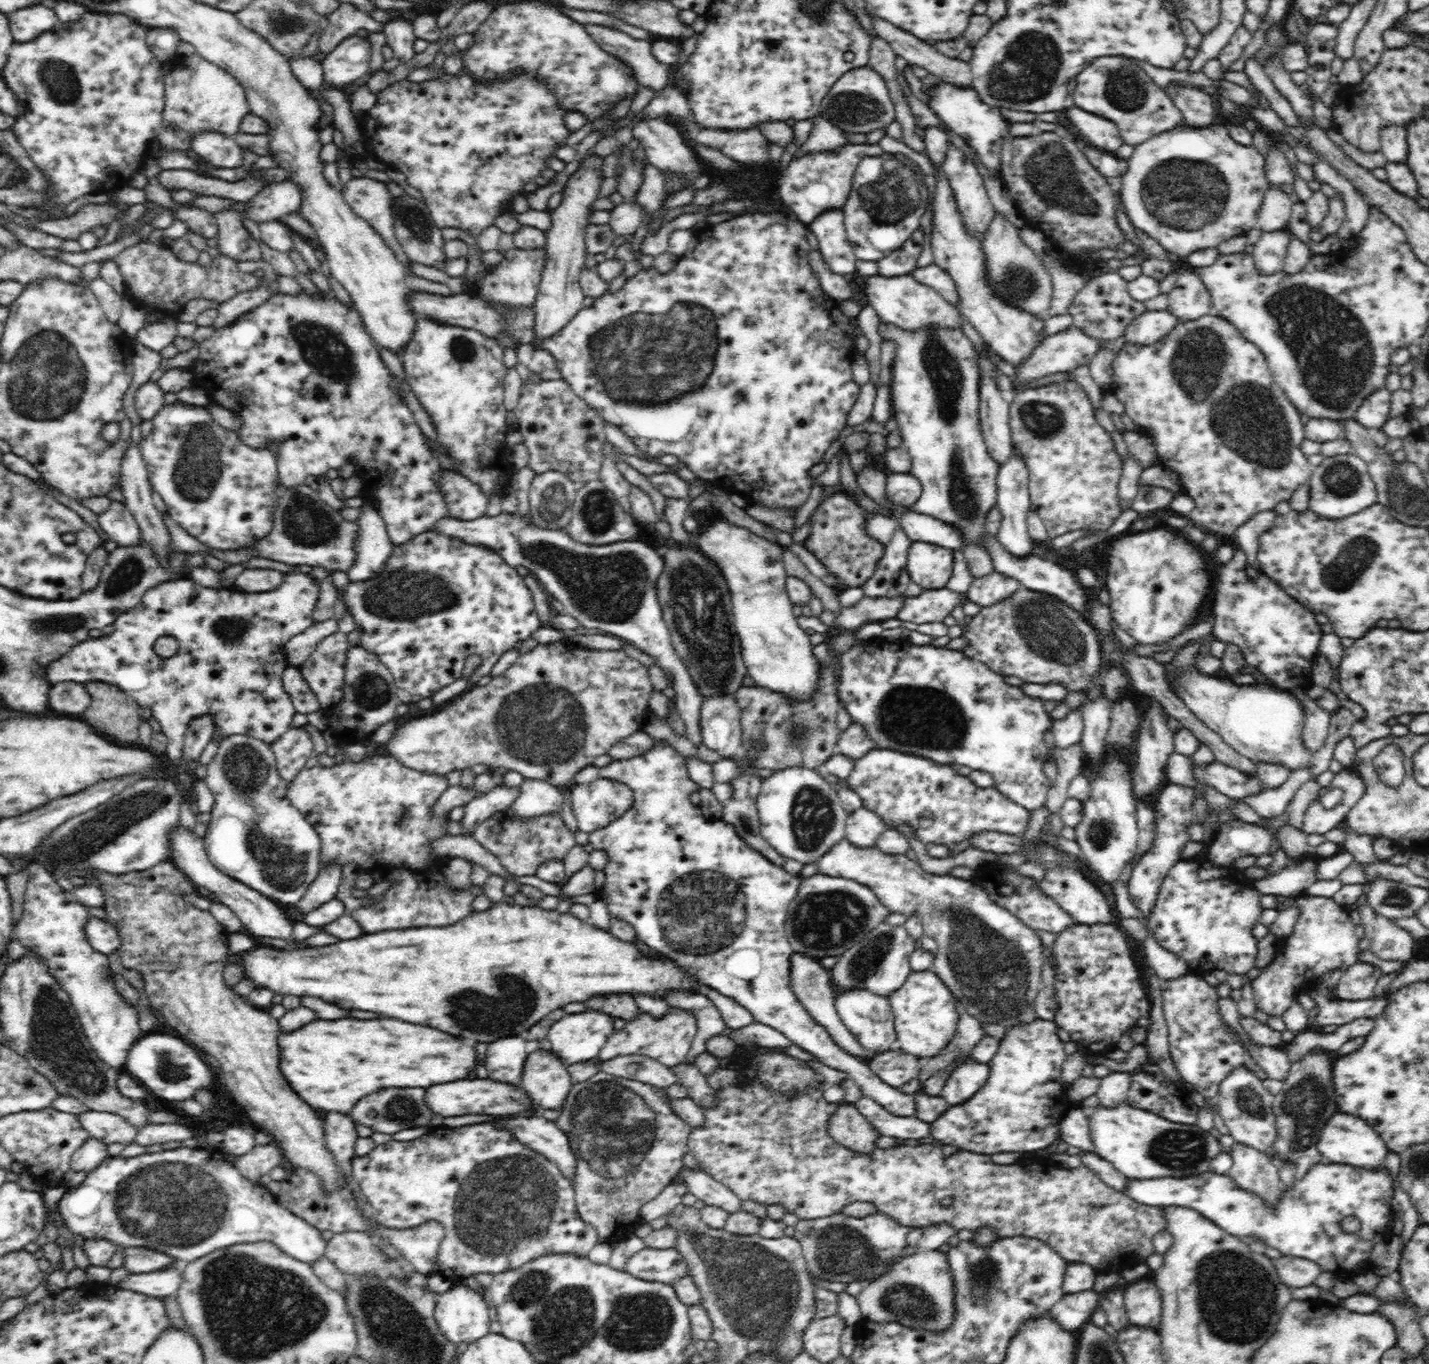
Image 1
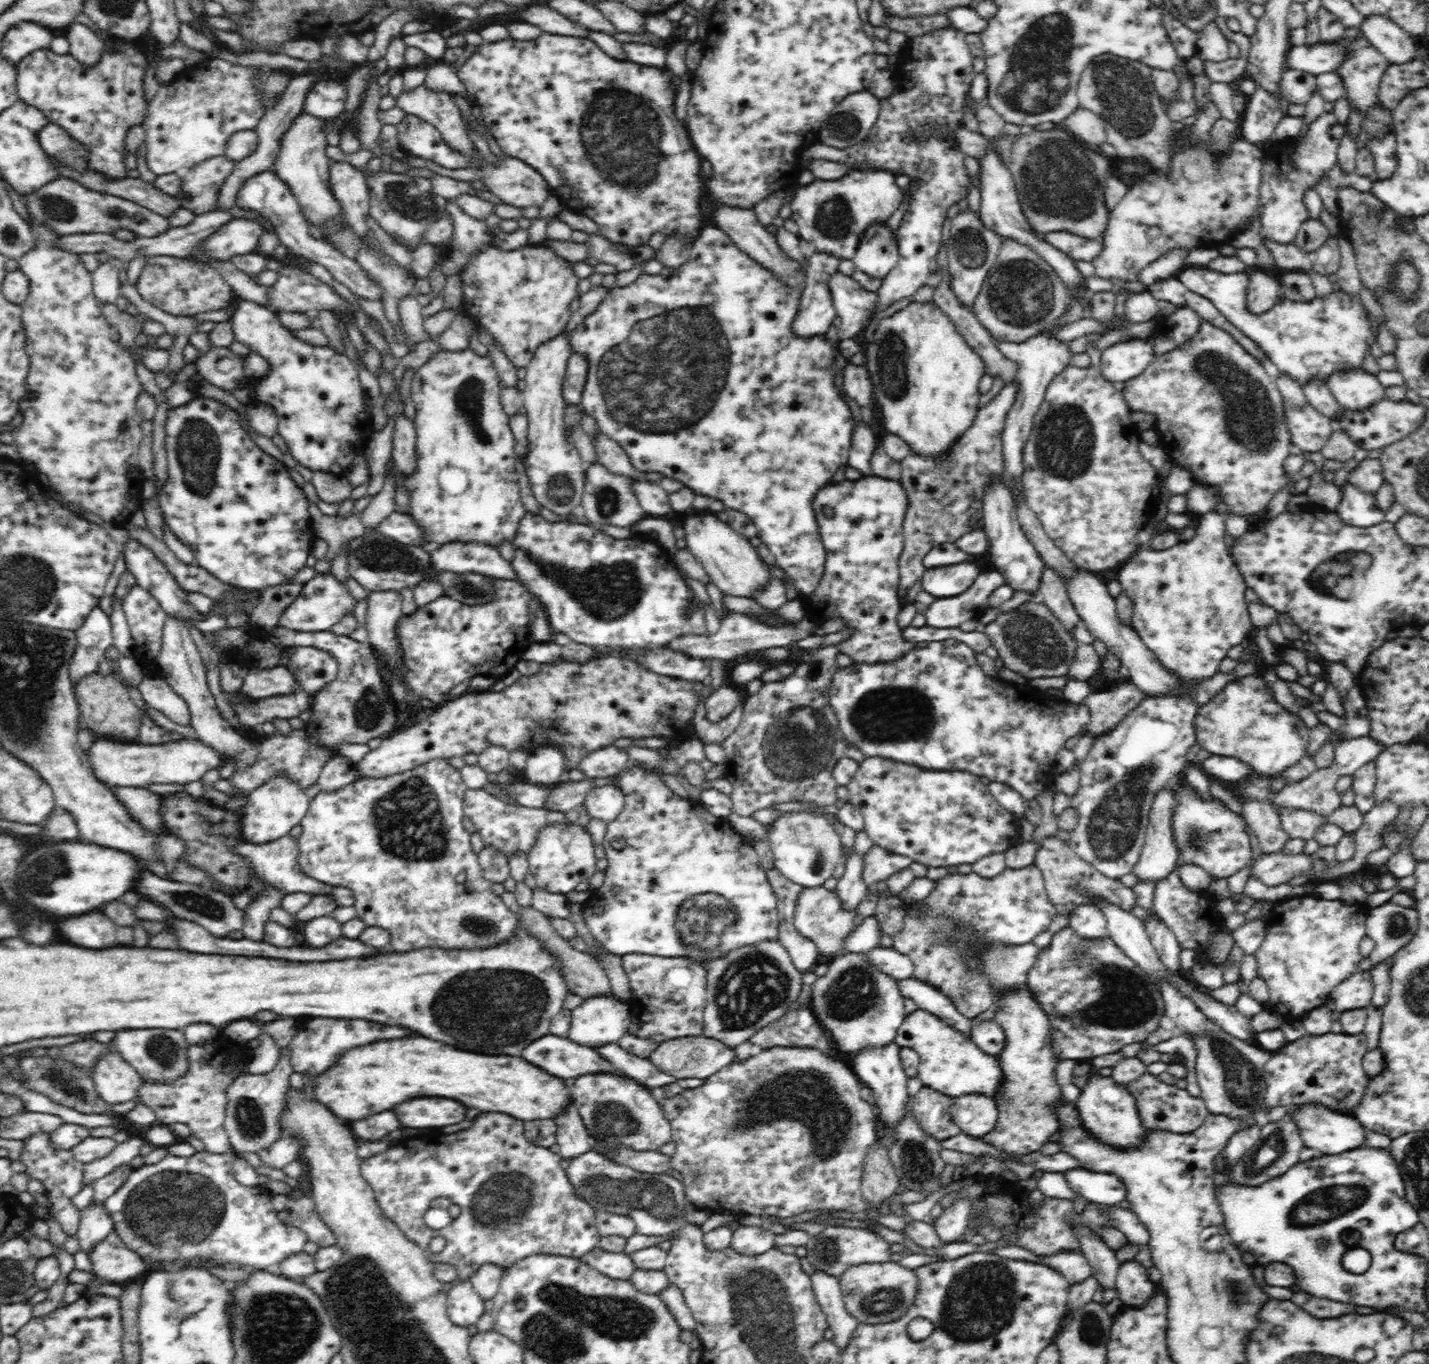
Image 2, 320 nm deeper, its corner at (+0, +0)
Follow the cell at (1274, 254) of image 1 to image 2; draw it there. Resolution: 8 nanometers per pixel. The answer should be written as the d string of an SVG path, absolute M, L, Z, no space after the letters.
M1253 268L1249 271L1246 287L1248 310L1252 314L1262 314L1277 302L1281 290L1280 274Z

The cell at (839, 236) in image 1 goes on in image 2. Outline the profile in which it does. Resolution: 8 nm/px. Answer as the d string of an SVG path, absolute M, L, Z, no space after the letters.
M816 252L808 259L808 267L806 268L806 288L804 288L798 312L793 320L793 332L800 338L812 338L816 334L827 334L831 328L834 318L837 316L836 309L833 305L830 289L827 285L827 278L830 275L839 273L840 259L827 254Z

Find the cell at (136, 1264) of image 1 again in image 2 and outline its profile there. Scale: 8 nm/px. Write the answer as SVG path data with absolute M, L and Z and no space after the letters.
M113 1231L97 1242L88 1252L92 1272L106 1282L120 1283L140 1276L151 1267L147 1261L128 1248Z

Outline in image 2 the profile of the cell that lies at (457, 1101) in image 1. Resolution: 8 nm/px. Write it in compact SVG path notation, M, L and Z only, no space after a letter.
M418 1098L398 1104L396 1118L406 1128L442 1128L458 1124L466 1116L466 1108L448 1098Z

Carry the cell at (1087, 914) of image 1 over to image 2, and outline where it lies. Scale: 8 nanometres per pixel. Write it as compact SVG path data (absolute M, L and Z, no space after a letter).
M1094 904L1076 906L1068 917L1069 927L1085 939L1098 939L1107 936L1106 917Z

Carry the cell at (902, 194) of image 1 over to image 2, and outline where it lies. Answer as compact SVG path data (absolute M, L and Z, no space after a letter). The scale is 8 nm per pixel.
M878 222L868 226L858 242L858 248L853 259L856 269L859 272L871 276L872 278L884 278L890 273L900 260L896 234L892 233L886 222Z

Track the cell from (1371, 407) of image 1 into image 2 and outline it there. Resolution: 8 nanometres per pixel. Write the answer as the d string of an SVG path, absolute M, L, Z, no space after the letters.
M1362 367L1333 372L1324 384L1334 395L1338 405L1348 411L1364 411L1386 397L1385 387L1376 375Z

